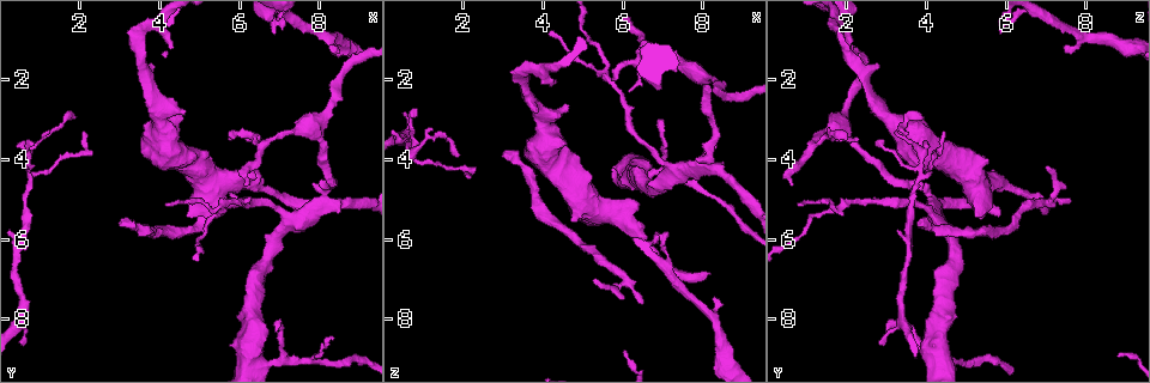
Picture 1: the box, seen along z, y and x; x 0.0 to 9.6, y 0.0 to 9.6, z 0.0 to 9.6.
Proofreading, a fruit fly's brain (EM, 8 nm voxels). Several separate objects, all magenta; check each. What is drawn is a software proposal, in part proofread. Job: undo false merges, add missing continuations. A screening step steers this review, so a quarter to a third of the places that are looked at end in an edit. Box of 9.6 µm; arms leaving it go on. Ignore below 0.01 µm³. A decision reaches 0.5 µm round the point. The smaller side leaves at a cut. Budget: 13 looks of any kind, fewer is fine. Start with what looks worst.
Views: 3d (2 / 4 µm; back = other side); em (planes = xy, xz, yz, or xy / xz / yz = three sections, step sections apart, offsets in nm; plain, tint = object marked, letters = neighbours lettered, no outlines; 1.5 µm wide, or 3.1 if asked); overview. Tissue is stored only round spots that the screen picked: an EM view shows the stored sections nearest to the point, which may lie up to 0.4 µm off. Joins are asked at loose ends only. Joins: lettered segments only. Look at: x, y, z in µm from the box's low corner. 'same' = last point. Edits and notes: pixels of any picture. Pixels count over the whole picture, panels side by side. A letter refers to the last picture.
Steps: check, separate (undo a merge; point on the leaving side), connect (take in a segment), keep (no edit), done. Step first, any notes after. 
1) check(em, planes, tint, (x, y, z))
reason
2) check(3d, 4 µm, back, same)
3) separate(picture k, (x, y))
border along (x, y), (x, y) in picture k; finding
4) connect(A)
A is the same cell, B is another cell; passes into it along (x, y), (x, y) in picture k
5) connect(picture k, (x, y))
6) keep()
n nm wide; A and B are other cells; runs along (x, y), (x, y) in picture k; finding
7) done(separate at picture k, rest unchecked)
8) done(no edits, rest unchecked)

check(em, xy, step 8, tint, (8.30, 1.20, 7.40))
free end

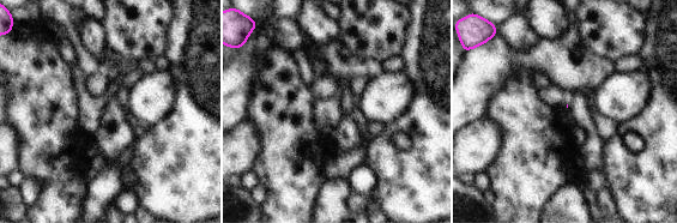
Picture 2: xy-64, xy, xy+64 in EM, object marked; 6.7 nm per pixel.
check(em, yz, step 4, letters, same)
another direction

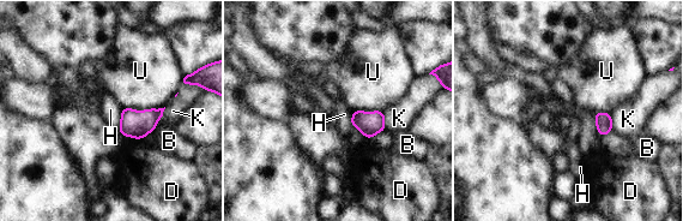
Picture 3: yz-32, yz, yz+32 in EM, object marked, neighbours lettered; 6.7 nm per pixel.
keep()
B, D, H, K and U are other cells; border along (122, 108), (118, 133) in picture 3; none of them fits

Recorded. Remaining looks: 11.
check(3d, 4 µm, back, (7.00, 0.80, 5.90))

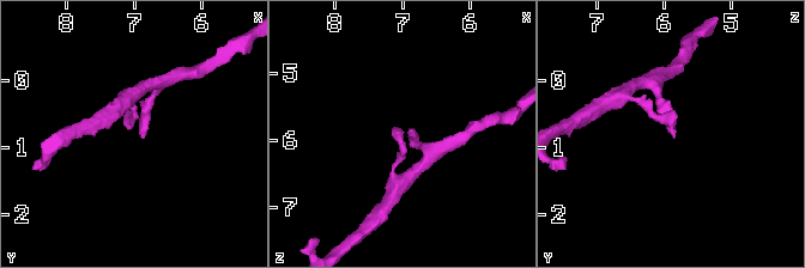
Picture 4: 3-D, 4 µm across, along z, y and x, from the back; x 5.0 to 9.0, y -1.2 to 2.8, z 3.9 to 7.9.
check(em, planes, letters, (7.00, 0.75, 5.90))

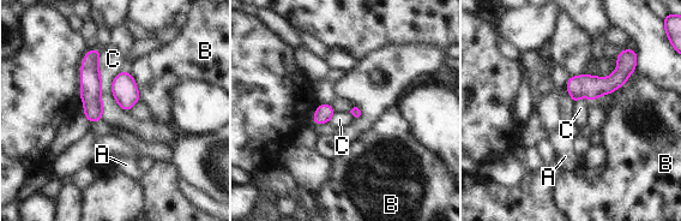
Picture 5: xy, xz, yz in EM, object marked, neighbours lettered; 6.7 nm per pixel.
keep()
A, B and C are other cells; border along (102, 52), (98, 59), (101, 118) in picture 5; none of them fits

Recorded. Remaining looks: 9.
check(3d, 4 µm, (4.65, 2.80, 2.65))
thick end

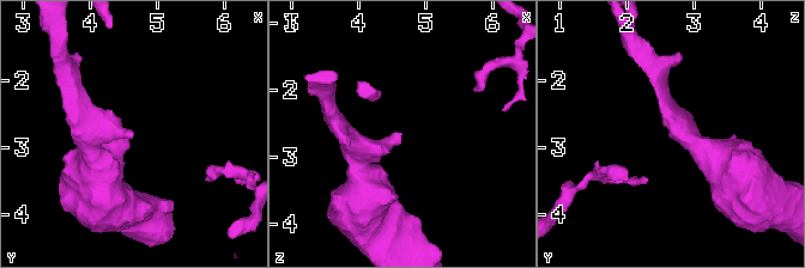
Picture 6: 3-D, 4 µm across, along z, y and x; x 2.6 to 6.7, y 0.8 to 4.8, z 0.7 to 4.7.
check(em, yz, step 8, letters, (4.65, 2.85, 2.70))

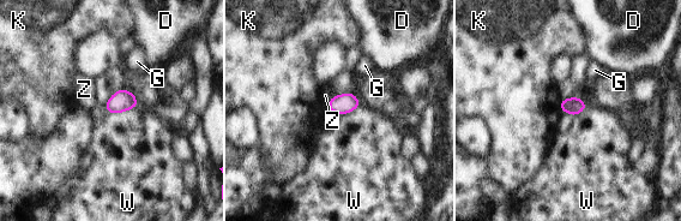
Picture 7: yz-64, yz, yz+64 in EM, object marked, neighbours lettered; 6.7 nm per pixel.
check(em, planes, letters, same)

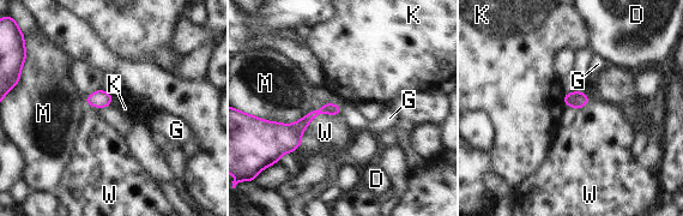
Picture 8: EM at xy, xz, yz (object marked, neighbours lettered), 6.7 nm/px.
keep()
D, G, K, M and W are other cells; border along (339, 113), (316, 115), (298, 146) in picture 8; no lettered segment goes on from it

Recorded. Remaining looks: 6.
check(3d, 2 µm, (3.00, 5.65, 3.80))
branch stops here

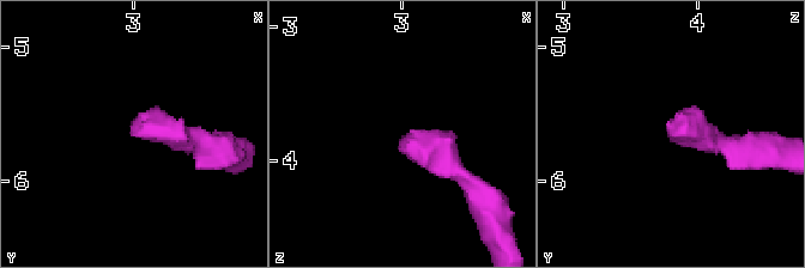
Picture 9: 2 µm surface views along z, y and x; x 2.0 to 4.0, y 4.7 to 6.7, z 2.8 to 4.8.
check(em, planes, letters, (3.00, 5.64, 3.80))

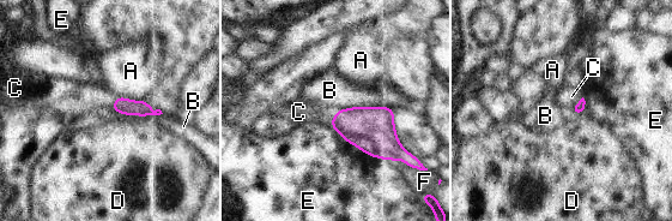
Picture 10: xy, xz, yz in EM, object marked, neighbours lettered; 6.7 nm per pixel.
connect(C)
E touches over 500 nm; C is the same cell, A, B, D, E and F are other cells; the cell continues

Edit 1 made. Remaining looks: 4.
check(overview)
see it whole again

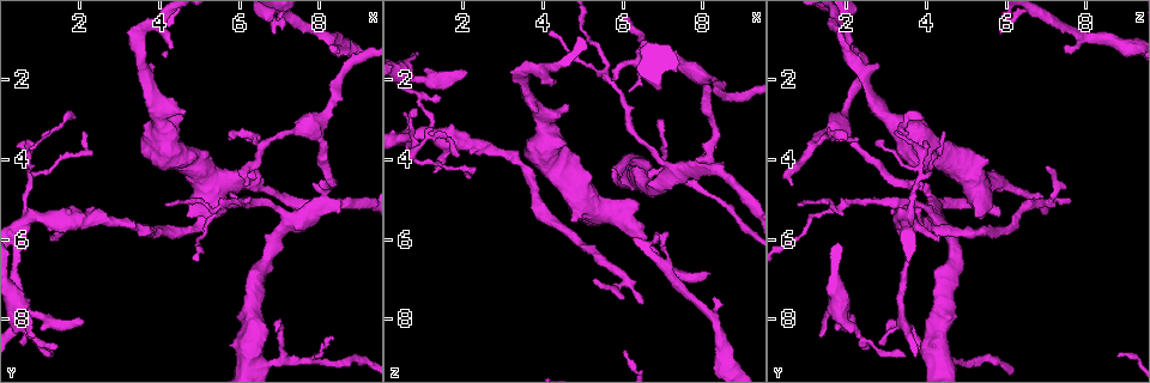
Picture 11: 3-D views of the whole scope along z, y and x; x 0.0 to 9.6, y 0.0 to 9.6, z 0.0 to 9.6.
check(em, planes, plain, (2.10, 3.30, 4.45))
tapers out

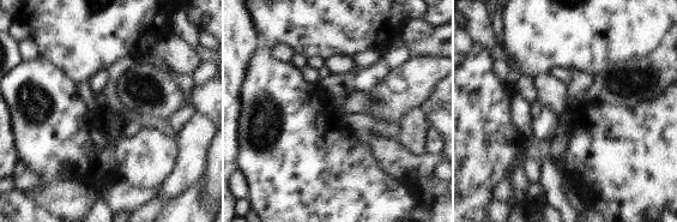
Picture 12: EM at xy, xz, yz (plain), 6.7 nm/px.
check(em, planes, letters, same)
see the neighbours

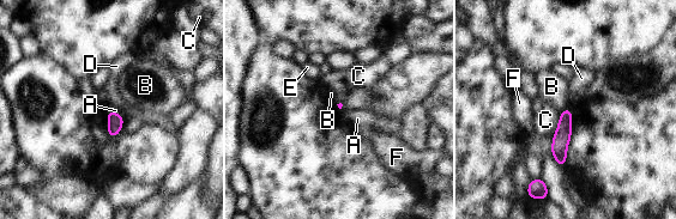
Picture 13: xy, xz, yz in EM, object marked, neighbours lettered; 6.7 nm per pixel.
keep()
C touches over 180 nm; A, B, C, D, E and F are other cells; no lettered segment goes on from it

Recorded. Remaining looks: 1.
done(connect at picture 10, rest unchecked)

